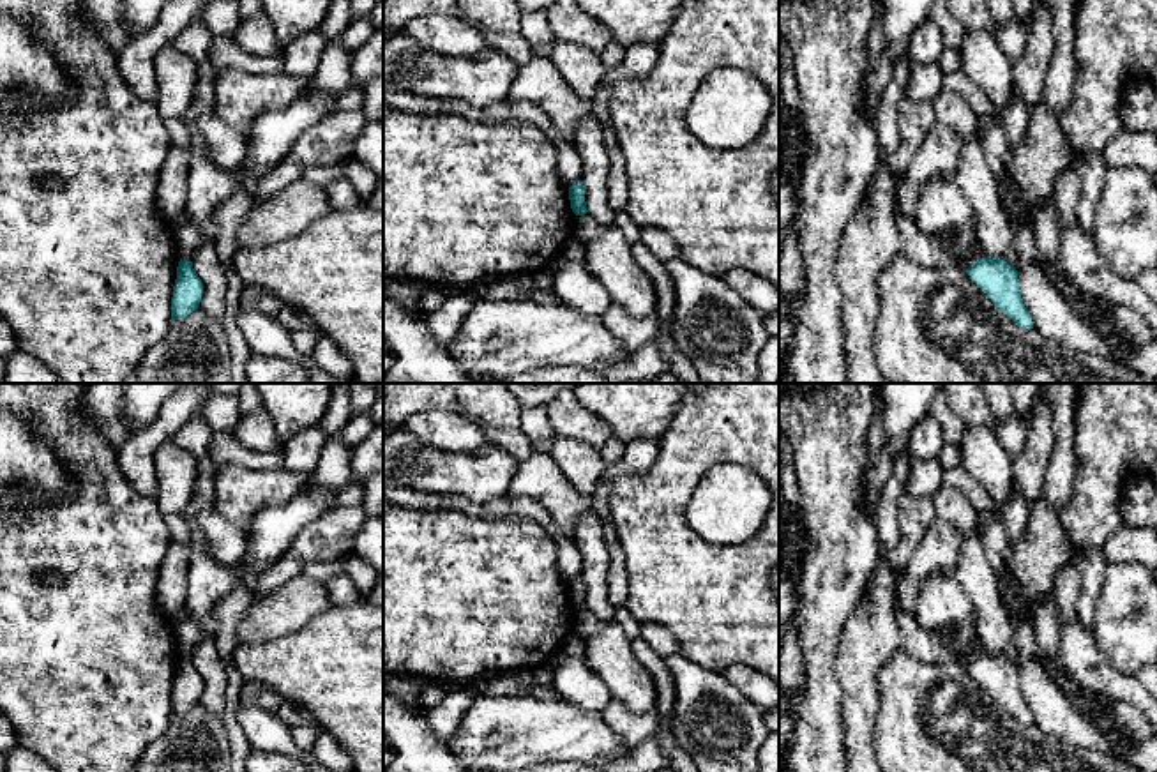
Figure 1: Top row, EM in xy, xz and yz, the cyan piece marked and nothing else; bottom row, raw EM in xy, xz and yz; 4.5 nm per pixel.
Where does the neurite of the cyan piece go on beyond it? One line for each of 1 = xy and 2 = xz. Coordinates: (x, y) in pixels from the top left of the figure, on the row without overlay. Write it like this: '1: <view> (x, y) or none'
1: none
2: none

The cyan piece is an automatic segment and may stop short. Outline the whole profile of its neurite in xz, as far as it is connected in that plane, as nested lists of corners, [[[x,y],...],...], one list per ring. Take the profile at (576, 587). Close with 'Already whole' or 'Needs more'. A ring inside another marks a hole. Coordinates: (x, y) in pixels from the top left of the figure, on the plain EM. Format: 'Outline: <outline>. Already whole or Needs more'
Outline: [[[581,576],[574,578],[569,583],[569,595],[571,595],[571,604],[576,611],[586,609],[585,581]]]. Already whole

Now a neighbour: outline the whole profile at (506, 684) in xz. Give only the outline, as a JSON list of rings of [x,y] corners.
[[[500,673],[484,677],[475,684],[480,696],[512,696],[512,698],[535,698],[541,701],[558,701],[562,696],[553,685],[541,685],[537,682],[526,684],[514,673]]]

